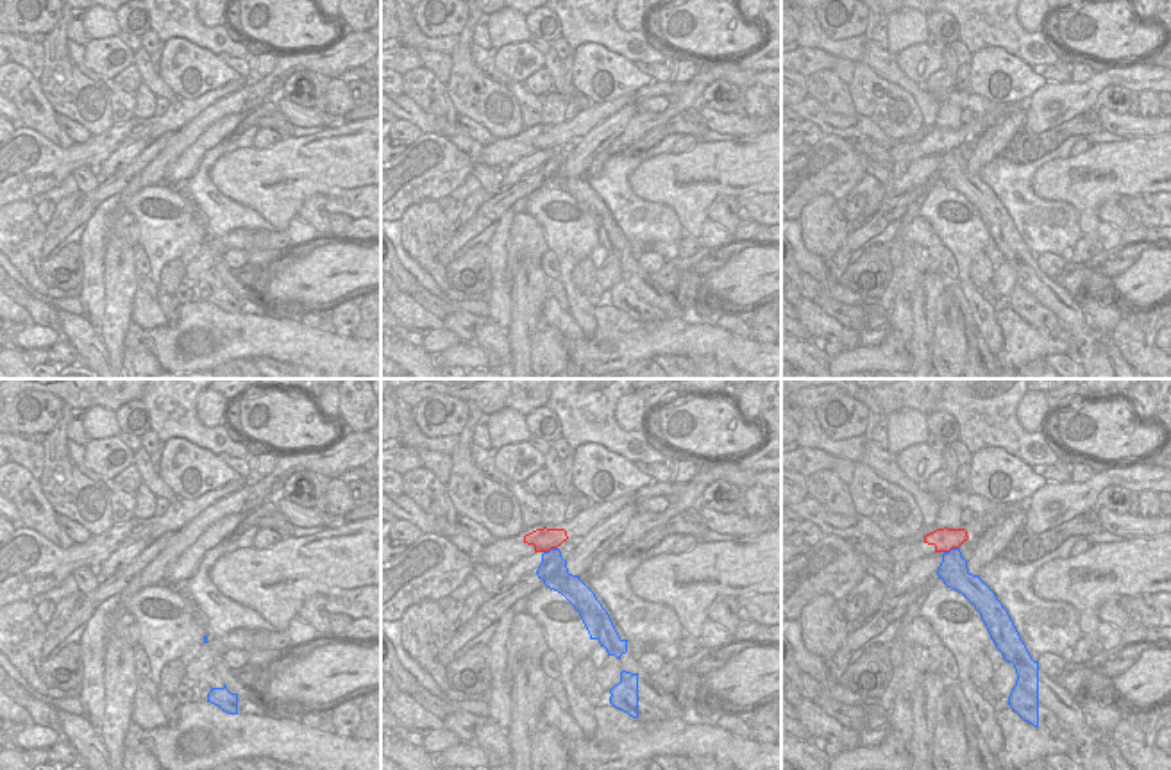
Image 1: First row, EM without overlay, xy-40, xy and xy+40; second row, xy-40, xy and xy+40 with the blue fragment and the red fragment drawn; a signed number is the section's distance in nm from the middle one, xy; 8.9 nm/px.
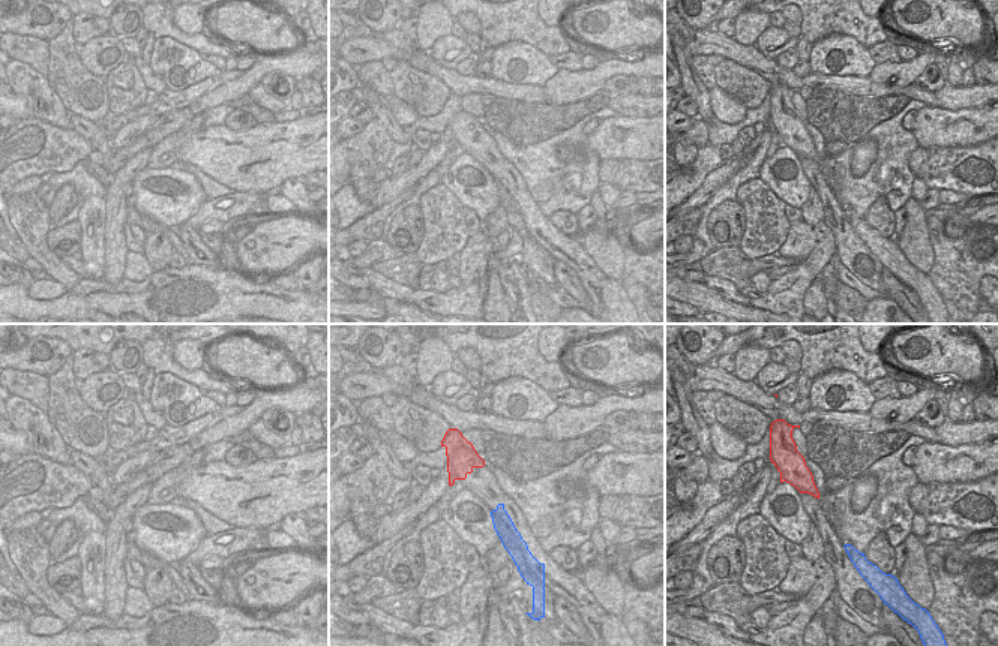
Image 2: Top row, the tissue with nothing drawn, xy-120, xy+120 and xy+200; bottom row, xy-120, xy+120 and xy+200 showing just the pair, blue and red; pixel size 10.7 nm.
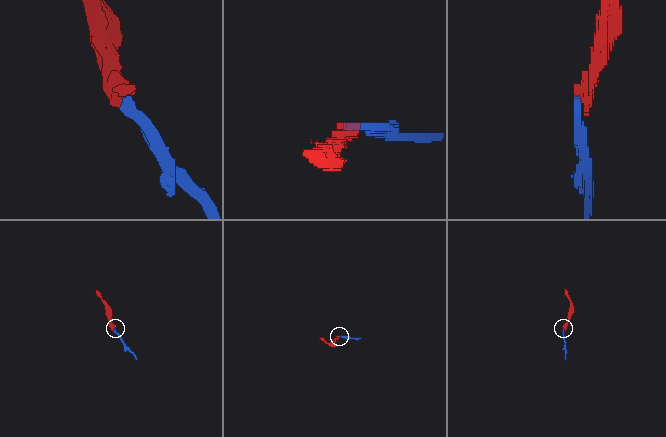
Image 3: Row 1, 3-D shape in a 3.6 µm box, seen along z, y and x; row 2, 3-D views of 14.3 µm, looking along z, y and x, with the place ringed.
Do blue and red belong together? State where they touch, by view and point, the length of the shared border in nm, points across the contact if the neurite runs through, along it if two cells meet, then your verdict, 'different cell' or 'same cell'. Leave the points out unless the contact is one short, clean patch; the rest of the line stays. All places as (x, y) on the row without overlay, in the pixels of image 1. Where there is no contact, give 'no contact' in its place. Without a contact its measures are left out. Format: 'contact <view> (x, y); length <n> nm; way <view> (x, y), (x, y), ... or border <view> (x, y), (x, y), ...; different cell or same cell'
contact xy (551, 149); length 140 nm; way xy (553, 170), (551, 149), (544, 140); same cell

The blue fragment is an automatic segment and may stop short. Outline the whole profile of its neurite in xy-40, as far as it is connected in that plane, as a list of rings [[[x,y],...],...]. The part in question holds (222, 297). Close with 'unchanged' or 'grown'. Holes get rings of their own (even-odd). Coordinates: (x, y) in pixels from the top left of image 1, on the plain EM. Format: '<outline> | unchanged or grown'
[[[225,284],[222,288],[211,288],[207,302],[218,305],[229,314],[238,314],[238,293],[231,293]]] | unchanged

